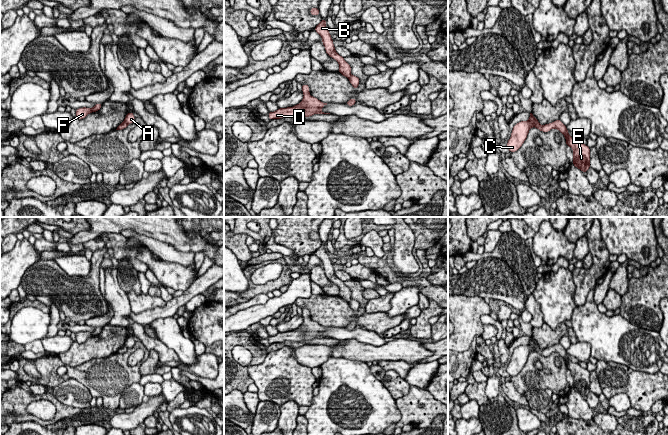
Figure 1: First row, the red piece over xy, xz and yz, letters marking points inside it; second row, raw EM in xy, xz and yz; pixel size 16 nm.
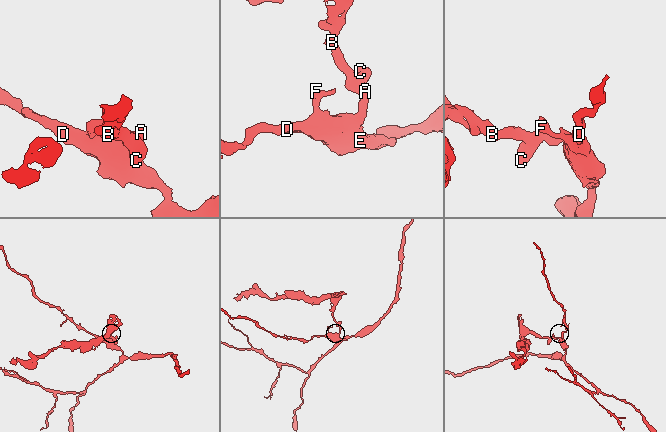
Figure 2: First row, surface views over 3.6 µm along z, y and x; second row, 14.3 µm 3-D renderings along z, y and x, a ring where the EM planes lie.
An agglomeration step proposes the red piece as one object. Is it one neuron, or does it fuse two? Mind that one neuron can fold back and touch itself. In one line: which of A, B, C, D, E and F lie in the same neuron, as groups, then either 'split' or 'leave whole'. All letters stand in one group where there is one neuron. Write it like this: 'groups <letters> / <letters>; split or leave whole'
groups A D E F / B C; split

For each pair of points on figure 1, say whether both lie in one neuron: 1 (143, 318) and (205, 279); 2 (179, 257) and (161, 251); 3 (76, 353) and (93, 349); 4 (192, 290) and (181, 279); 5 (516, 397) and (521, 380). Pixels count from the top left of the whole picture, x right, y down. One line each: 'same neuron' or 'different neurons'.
1: same neuron
2: same neuron
3: same neuron
4: different neurons
5: different neurons

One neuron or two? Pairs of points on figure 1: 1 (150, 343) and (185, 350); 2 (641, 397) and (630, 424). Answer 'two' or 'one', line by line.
1: two
2: two

